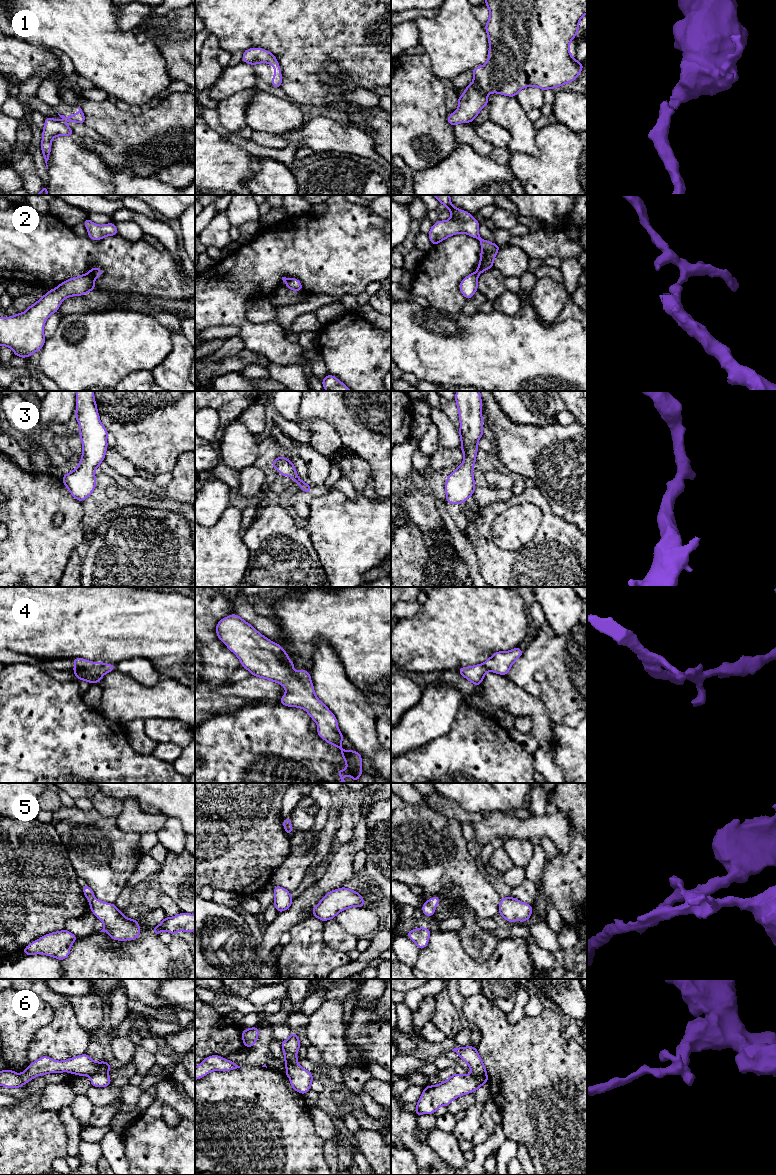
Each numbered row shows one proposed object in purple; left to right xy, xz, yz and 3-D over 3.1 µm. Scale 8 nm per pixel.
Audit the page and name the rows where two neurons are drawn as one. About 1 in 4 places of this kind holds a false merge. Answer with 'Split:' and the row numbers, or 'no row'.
Split: 2, 6

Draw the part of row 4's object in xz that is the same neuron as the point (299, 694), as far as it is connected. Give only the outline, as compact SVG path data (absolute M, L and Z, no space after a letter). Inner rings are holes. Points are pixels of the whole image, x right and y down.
M231 614L221 619L216 625L218 638L232 651L240 660L242 667L246 668L251 675L258 678L265 678L272 682L282 684L286 693L282 696L280 704L288 707L304 709L312 720L317 723L317 734L328 744L338 747L346 762L346 770L337 769L340 783L347 783L343 780L344 775L349 775L355 783L362 775L362 756L355 750L345 751L342 747L344 735L339 731L337 718L316 696L311 674L304 669L294 671L294 662L288 658L287 652L277 643L272 642L259 633L252 625L243 620L237 614Z

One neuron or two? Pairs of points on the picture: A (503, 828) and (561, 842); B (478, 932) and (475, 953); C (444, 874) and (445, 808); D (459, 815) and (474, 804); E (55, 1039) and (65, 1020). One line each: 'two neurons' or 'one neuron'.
A: one neuron
B: one neuron
C: two neurons
D: two neurons
E: one neuron

